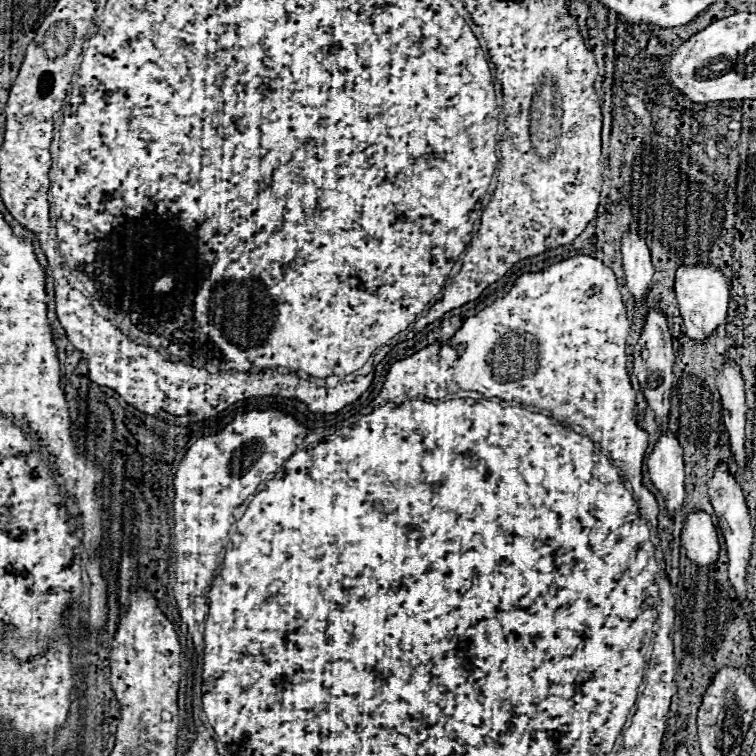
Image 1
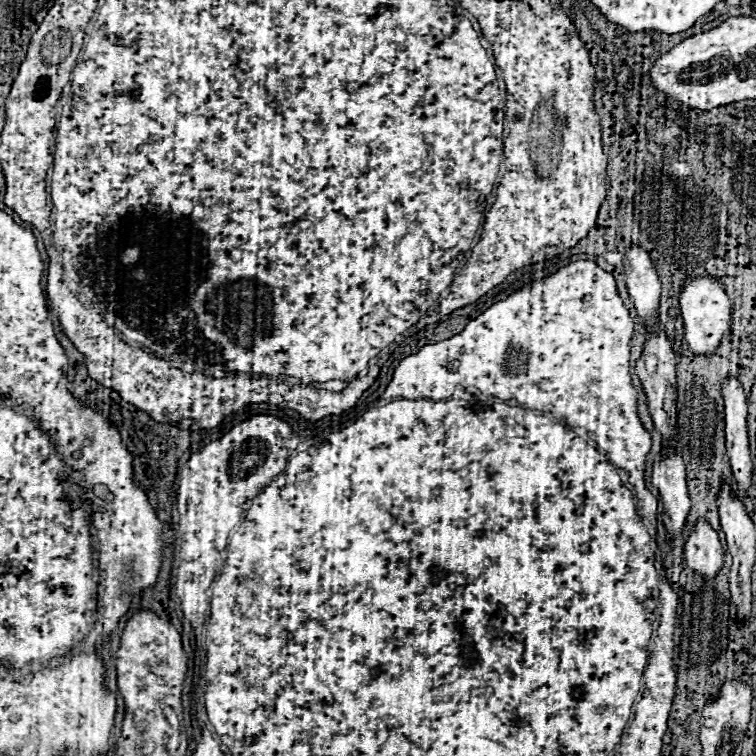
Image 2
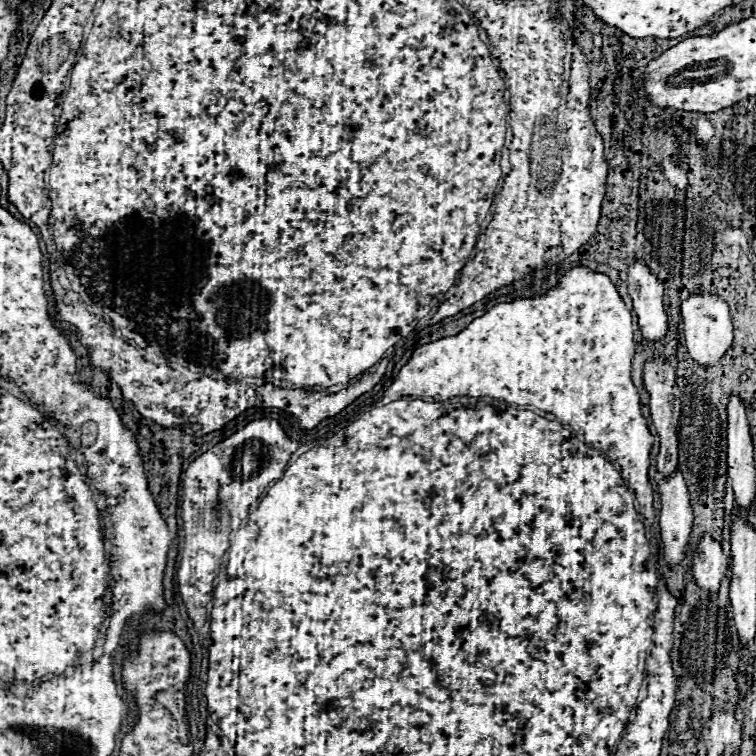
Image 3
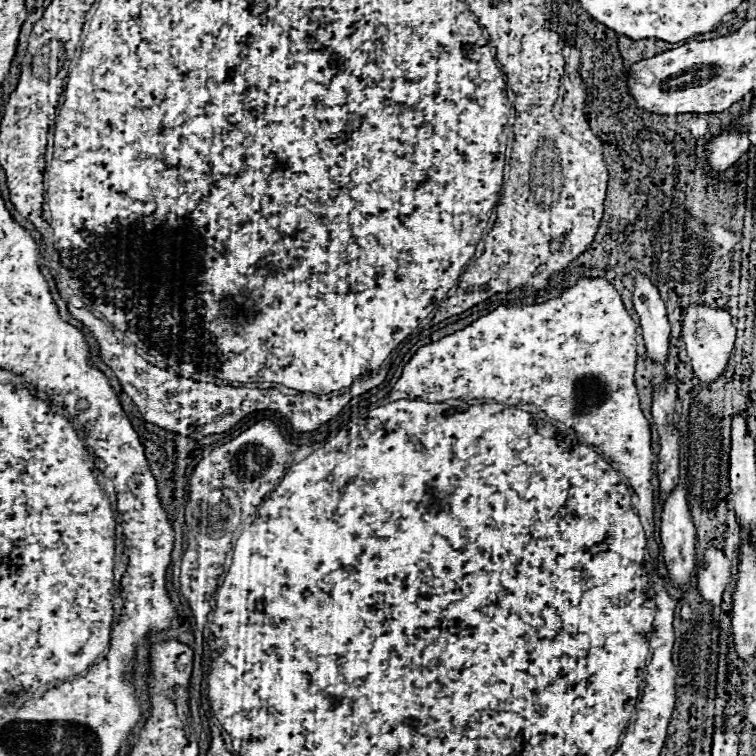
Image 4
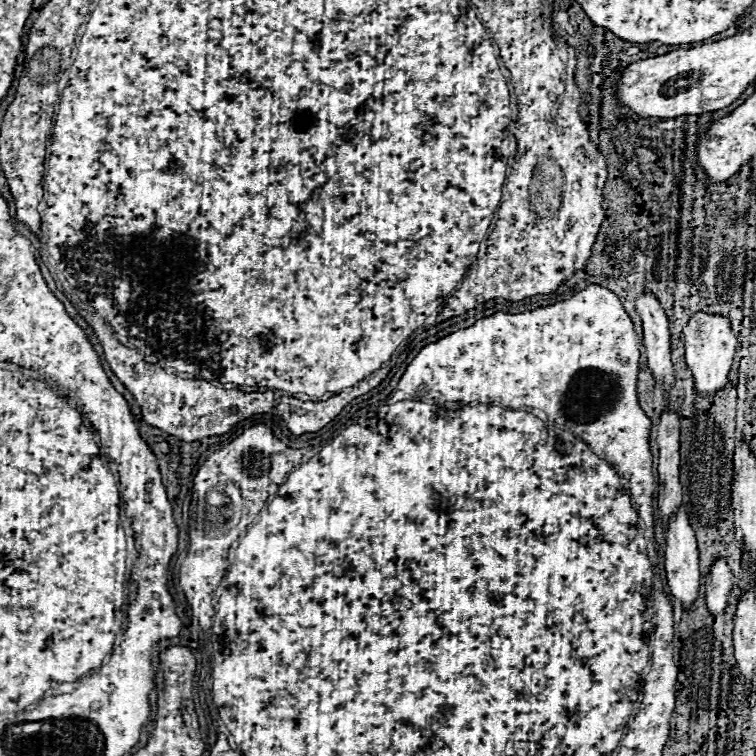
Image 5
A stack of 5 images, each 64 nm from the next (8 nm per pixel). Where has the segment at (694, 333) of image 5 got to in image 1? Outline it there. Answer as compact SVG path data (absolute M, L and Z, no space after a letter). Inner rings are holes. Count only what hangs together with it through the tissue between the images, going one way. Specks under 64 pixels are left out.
M696 264L696 266L690 266L690 268L680 266L680 270L676 274L674 290L676 290L676 300L680 304L680 312L682 312L682 318L684 318L686 334L694 342L704 344L704 340L708 340L720 324L726 324L730 288L728 288L726 278L720 270L716 270L712 266L704 266L704 264Z

